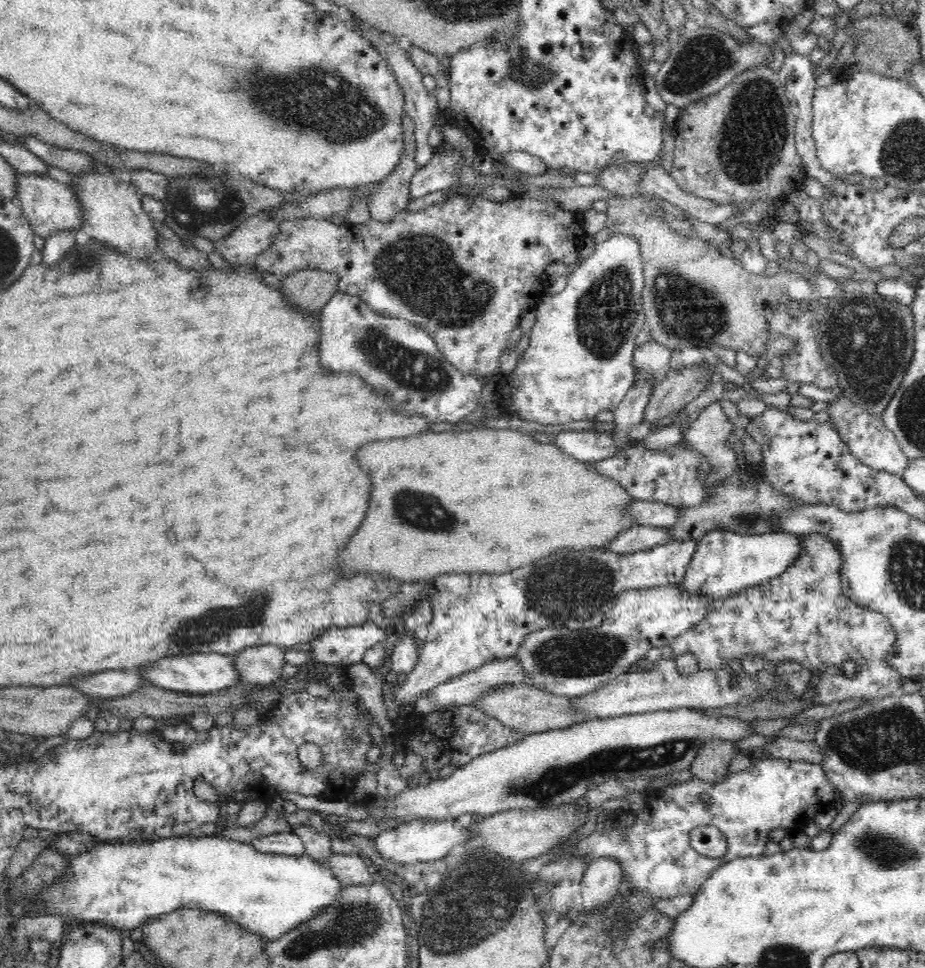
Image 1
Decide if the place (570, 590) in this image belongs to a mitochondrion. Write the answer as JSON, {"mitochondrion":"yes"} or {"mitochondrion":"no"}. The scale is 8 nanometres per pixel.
{"mitochondrion":"yes"}

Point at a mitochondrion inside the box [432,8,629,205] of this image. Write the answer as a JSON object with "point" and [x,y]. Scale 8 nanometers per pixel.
{"point":[530,72]}

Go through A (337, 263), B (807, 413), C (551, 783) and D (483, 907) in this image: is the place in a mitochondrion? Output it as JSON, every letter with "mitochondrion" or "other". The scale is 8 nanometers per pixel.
{"A":"other","B":"other","C":"mitochondrion","D":"mitochondrion"}

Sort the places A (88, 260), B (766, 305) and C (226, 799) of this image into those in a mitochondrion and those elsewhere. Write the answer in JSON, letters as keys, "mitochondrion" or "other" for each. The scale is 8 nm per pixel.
{"A":"mitochondrion","B":"other","C":"other"}

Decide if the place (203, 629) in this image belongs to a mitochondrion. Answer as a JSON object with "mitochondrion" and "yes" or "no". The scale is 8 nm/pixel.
{"mitochondrion":"yes"}

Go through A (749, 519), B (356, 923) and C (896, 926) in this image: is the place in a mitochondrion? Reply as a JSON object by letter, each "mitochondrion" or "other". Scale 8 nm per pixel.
{"A":"mitochondrion","B":"mitochondrion","C":"other"}

